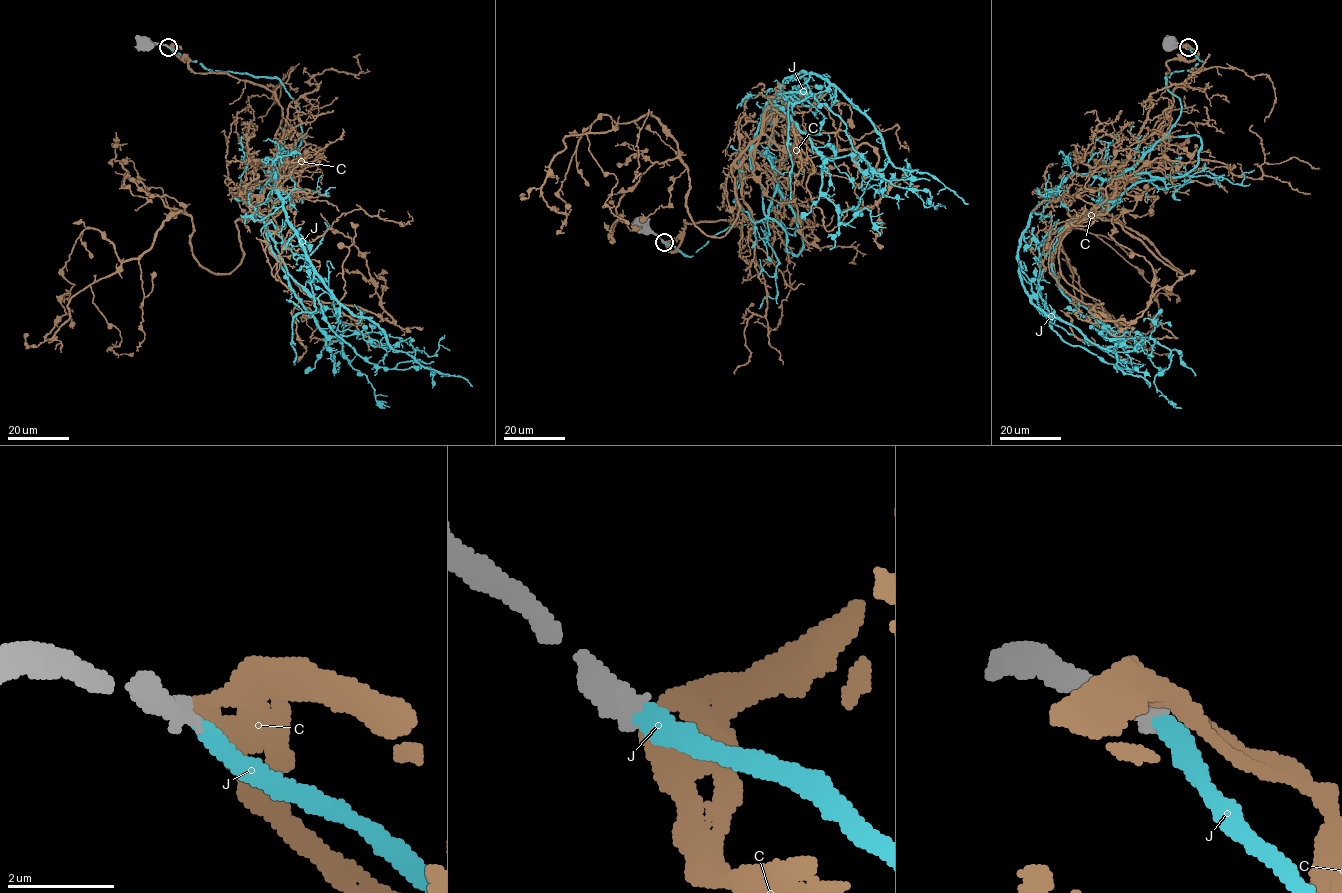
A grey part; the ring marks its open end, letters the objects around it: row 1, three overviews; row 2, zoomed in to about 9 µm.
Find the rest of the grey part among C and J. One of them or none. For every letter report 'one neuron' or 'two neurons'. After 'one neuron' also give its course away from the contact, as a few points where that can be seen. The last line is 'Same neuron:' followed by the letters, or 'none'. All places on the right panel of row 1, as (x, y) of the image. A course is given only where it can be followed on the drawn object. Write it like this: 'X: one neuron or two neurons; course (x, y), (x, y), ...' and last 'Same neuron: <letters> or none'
C: two neurons
J: one neuron; course (1188, 46), (1181, 114), (1134, 168), (1162, 179), (1051, 254), (1101, 335), (1170, 351), (1154, 383), (1181, 408)
Same neuron: J

